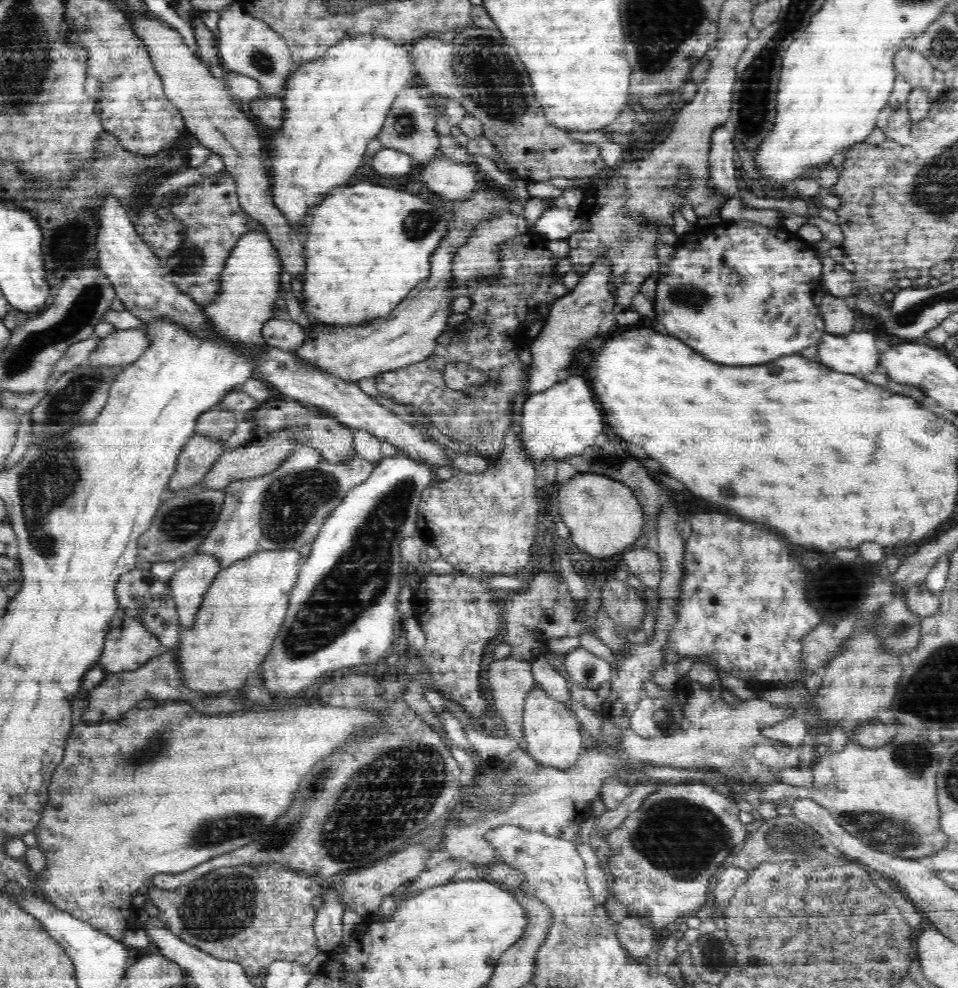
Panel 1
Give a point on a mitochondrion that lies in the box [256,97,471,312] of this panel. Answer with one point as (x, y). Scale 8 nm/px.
(419, 223)

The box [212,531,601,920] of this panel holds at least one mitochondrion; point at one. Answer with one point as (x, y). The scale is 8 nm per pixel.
(396, 791)

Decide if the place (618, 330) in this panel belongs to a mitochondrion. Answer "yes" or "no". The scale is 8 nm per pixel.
no

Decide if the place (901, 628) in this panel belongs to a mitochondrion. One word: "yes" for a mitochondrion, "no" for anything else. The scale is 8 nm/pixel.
yes

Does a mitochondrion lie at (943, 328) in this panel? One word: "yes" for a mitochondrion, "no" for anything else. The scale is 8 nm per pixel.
no

